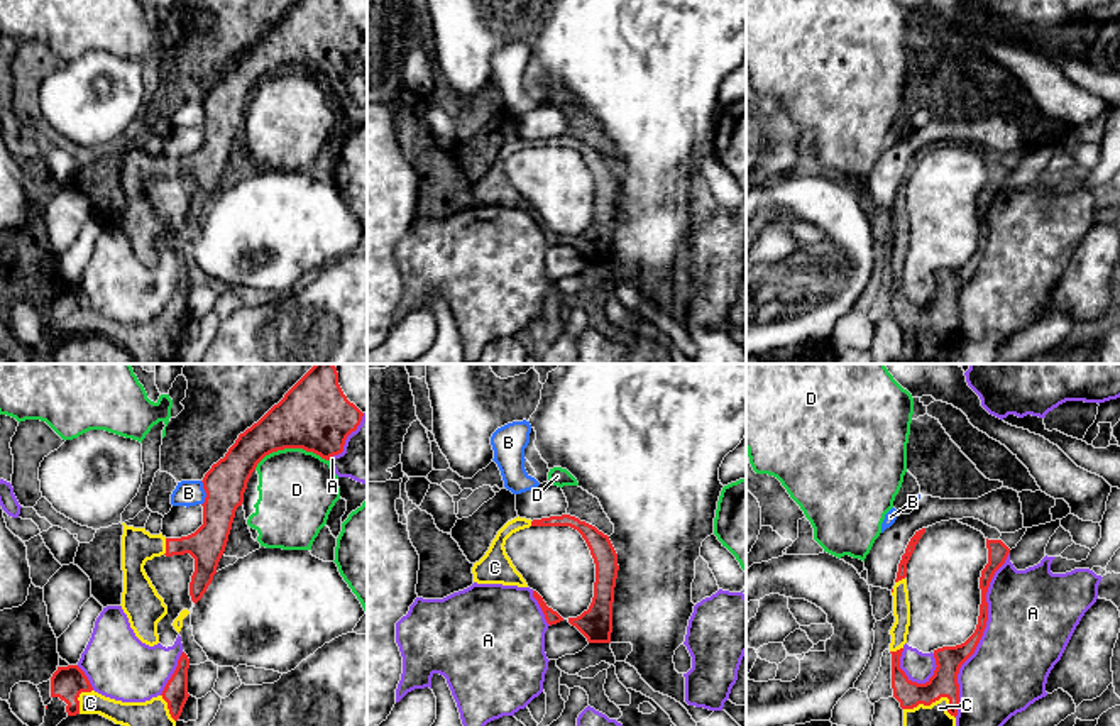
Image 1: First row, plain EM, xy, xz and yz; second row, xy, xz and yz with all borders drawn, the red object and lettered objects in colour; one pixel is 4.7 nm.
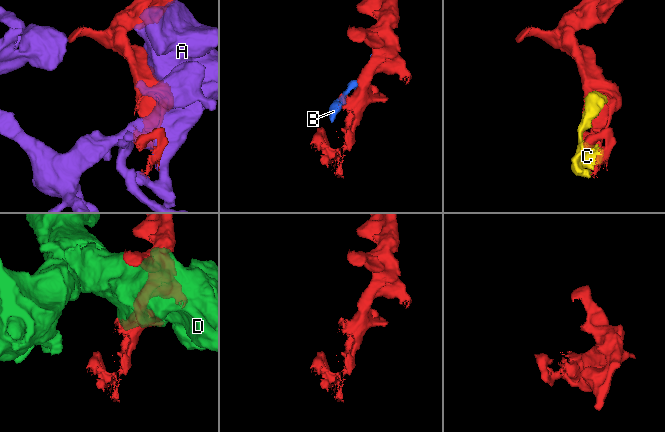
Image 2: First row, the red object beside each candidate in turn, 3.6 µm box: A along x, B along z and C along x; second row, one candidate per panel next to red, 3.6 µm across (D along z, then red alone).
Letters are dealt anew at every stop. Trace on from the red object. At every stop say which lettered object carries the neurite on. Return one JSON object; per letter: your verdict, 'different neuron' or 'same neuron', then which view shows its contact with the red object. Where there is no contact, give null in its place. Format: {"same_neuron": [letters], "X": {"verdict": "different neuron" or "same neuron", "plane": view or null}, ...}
{"same_neuron": ["C"], "A": {"verdict": "different neuron", "plane": "yz"}, "B": {"verdict": "different neuron", "plane": "xy"}, "C": {"verdict": "same neuron", "plane": "yz"}, "D": {"verdict": "different neuron", "plane": "xy"}}

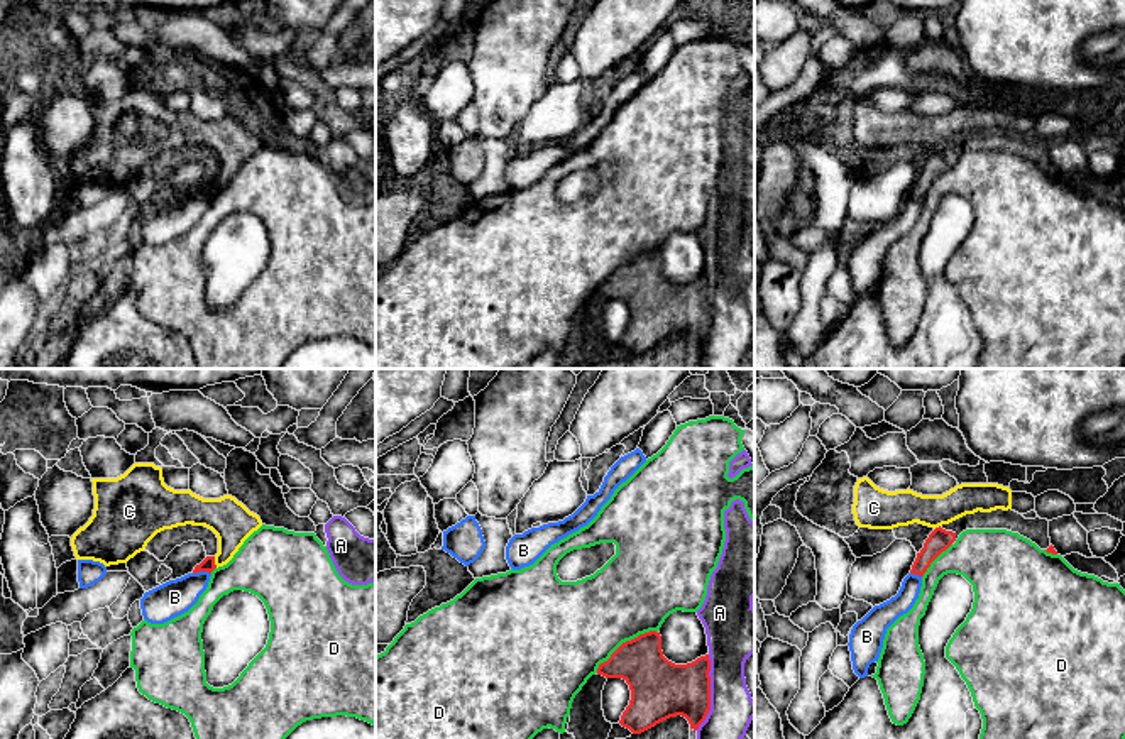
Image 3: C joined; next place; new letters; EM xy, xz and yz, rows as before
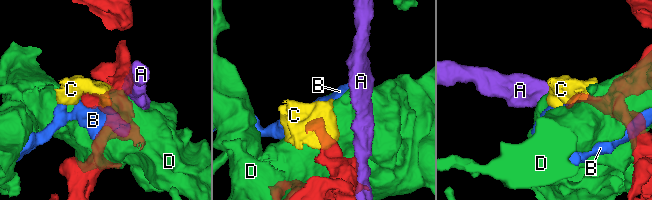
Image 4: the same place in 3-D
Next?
{"same_neuron": [], "A": {"verdict": "different neuron", "plane": "xz"}, "B": {"verdict": "different neuron", "plane": "xy"}, "C": {"verdict": "different neuron", "plane": "xy"}, "D": {"verdict": "different neuron", "plane": "xz"}}

